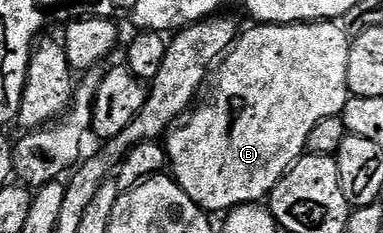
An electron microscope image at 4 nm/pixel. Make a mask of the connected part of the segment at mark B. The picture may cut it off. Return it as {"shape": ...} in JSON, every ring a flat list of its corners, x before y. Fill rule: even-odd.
{"shape":[[305,21,297,25,259,23,254,27,256,29,251,29,248,33,246,30,231,46,226,56,222,58,221,64,218,66,218,69,220,68,219,74,215,77,215,90,212,91,207,105,201,106,202,104,200,104,186,120,176,124,170,130,169,136,165,141,169,169,176,183,182,187,185,195,189,195,189,199,193,199,193,203,197,203,204,211,210,211,212,214,219,212,222,214,224,211,236,209,238,205,253,205,262,202,264,198,274,191,275,184,294,167,296,161,307,153,309,131,313,131,313,127,316,123,321,123,321,119,340,116,349,96,347,91,347,72,349,71,351,37,342,24,335,21]]}

